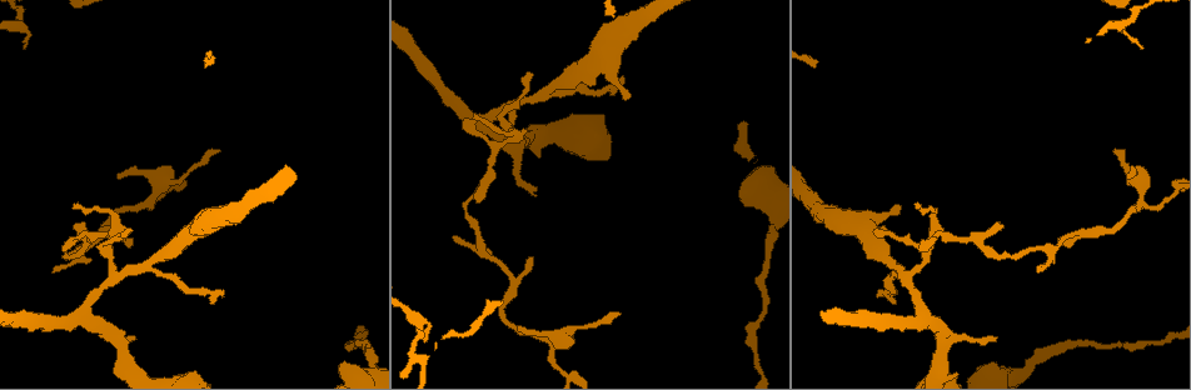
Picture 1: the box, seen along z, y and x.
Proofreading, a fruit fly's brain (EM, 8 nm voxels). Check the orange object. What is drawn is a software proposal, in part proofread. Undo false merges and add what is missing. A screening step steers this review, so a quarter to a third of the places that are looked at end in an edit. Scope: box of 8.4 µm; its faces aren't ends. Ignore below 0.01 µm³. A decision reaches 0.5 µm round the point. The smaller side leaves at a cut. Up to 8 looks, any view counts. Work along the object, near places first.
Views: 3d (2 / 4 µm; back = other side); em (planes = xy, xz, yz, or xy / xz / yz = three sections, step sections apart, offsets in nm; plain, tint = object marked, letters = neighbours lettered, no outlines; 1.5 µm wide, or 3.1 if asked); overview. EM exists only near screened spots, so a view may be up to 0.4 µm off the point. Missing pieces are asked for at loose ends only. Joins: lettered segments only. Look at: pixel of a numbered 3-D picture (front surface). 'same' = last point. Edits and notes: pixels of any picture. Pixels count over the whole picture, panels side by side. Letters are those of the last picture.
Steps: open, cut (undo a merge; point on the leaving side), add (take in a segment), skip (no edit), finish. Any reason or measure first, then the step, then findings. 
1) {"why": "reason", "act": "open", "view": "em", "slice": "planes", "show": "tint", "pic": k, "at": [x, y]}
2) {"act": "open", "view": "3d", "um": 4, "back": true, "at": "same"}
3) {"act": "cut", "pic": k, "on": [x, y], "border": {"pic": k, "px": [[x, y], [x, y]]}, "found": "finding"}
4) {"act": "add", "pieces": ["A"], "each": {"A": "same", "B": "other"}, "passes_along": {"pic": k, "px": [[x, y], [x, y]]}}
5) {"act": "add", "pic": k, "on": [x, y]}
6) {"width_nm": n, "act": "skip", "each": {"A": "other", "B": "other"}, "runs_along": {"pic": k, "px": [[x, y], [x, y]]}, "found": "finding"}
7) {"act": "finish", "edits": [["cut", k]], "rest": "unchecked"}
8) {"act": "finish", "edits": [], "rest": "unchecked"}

{"why": "thin end", "act": "open", "view": "3d", "um": 2, "pic": 1, "at": [475, 116]}

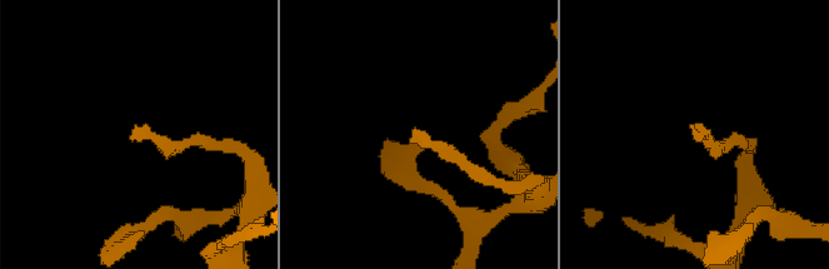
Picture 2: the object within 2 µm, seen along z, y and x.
{"why": "need the tissue", "act": "open", "view": "em", "slice": "yz", "step": 8, "show": "letters", "pic": 2, "at": [690, 127]}

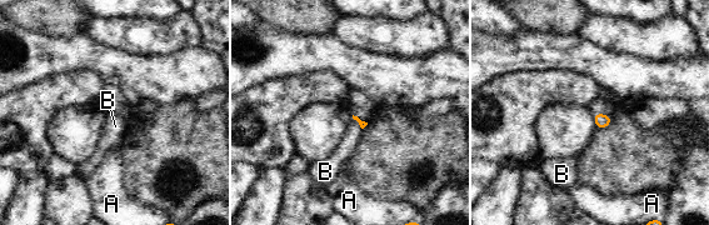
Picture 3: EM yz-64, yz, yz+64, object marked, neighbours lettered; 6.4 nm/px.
{"why": "another direction", "act": "open", "view": "em", "slice": "xz", "step": 4, "show": "letters", "at": "same"}

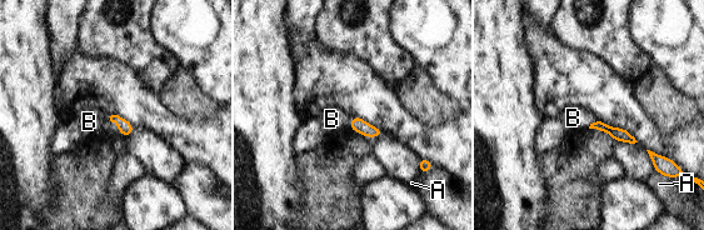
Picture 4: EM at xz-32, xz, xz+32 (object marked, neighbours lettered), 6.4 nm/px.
{"longest_contact_nm": ["B", 90], "act": "skip", "each": {"A": "other", "B": "other"}, "border": {"pic": 4, "px": [[597, 119], [588, 128]]}, "found": "none of them fits"}

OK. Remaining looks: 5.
{"why": "three-way junction", "act": "open", "view": "em", "slice": "planes", "show": "tint", "pic": 1, "at": [908, 278]}

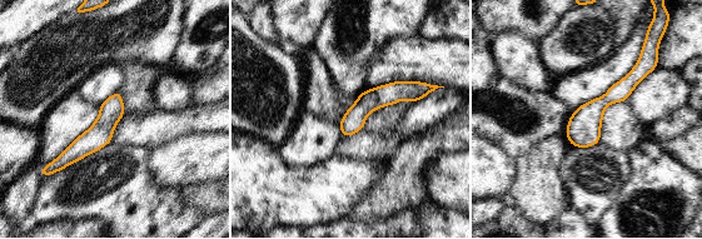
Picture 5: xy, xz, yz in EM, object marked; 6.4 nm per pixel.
{"why": "see the neighbours", "act": "open", "view": "em", "slice": "planes", "show": "letters", "at": "same"}

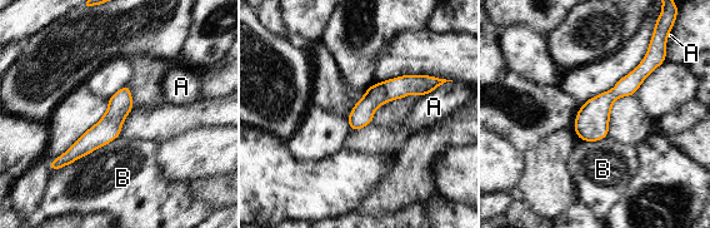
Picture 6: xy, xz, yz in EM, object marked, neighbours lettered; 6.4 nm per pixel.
{"act": "skip", "each": {"A": "other", "B": "other"}, "border": {"pic": 6, "px": [[119, 135], [54, 170]]}, "found": "one cell here"}

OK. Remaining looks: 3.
{"why": "narrows sharply", "act": "open", "view": "3d", "um": 4, "pic": 1, "at": [762, 311]}

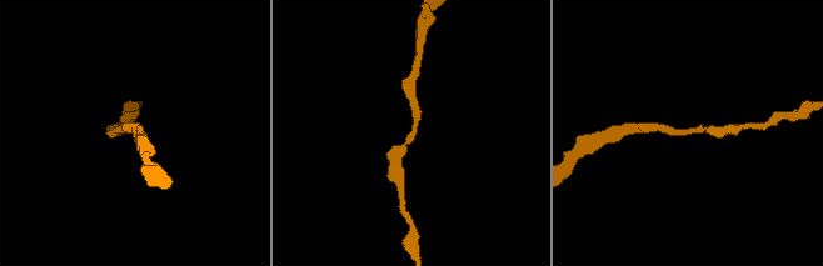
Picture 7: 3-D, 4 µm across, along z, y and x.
{"why": "shape alone is not enough", "act": "open", "view": "em", "slice": "planes", "show": "letters", "pic": 7, "at": [414, 130]}

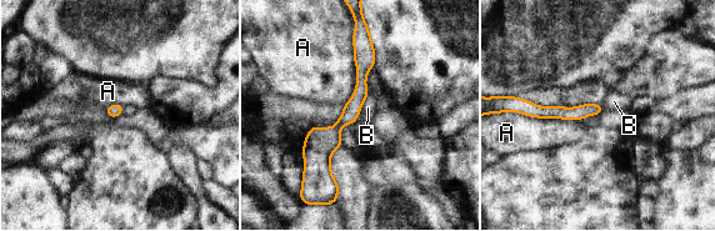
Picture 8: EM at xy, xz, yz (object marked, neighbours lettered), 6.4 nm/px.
{"longest_contact_nm": ["A", 650], "act": "skip", "each": {"A": "other", "B": "other"}, "found": "all the same cell"}

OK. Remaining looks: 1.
{"act": "finish", "edits": [], "rest": "unchecked"}

